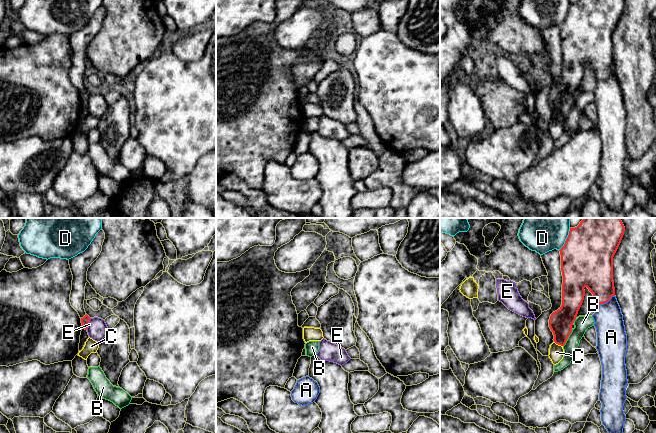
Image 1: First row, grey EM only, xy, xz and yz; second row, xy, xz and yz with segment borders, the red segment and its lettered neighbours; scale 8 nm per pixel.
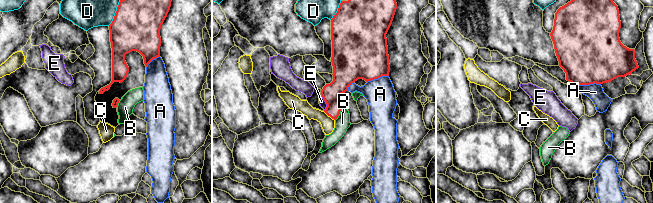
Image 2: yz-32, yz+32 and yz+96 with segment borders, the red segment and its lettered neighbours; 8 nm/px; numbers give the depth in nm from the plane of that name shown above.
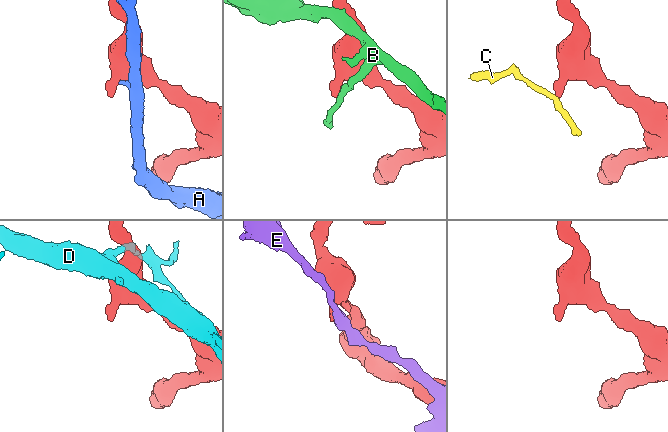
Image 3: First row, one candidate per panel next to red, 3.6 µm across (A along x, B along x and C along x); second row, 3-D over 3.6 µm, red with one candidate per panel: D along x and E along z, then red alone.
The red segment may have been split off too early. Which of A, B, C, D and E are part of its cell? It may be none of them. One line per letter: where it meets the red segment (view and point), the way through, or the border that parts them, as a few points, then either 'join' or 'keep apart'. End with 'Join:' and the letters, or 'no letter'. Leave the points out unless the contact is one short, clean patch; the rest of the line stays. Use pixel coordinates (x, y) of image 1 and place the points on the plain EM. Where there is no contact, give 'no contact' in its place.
A: yz (605, 78) | keep apart
B: yz (567, 114) | keep apart
C: yz (558, 120) | along yz (554, 117), (562, 122) | keep apart
D: yz (566, 15) | keep apart
E: xy (87, 100) | keep apart
Join: no letter

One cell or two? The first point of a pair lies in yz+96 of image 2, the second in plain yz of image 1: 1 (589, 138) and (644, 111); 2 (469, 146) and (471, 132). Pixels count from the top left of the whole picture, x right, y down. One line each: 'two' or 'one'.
1: two
2: two

